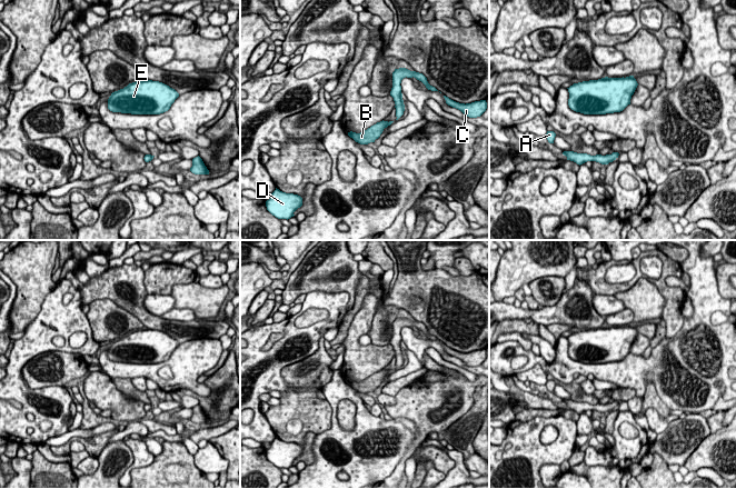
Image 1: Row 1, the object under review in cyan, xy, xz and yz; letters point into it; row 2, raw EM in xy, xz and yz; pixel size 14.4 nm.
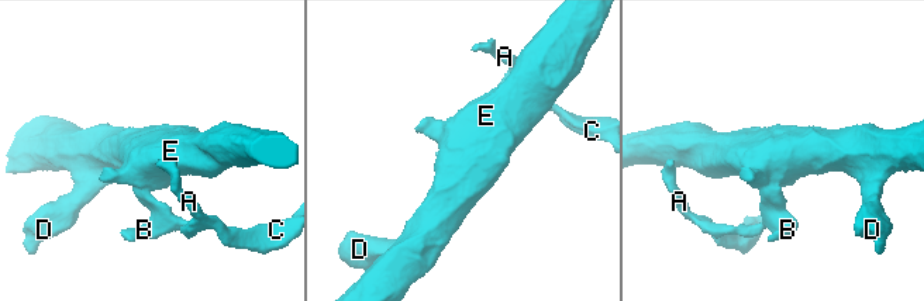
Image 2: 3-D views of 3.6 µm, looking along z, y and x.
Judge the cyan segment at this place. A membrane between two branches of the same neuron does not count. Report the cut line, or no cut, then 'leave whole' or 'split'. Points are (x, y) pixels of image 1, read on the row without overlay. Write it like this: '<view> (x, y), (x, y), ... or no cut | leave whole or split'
xz (390, 342), (400, 351) | split

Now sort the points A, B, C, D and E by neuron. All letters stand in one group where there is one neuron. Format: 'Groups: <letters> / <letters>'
Groups: A C / B D E

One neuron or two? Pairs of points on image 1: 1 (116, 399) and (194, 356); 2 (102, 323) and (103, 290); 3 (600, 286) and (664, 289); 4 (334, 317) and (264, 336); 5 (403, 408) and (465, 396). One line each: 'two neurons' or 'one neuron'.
1: two neurons
2: two neurons
3: one neuron
4: one neuron
5: one neuron

